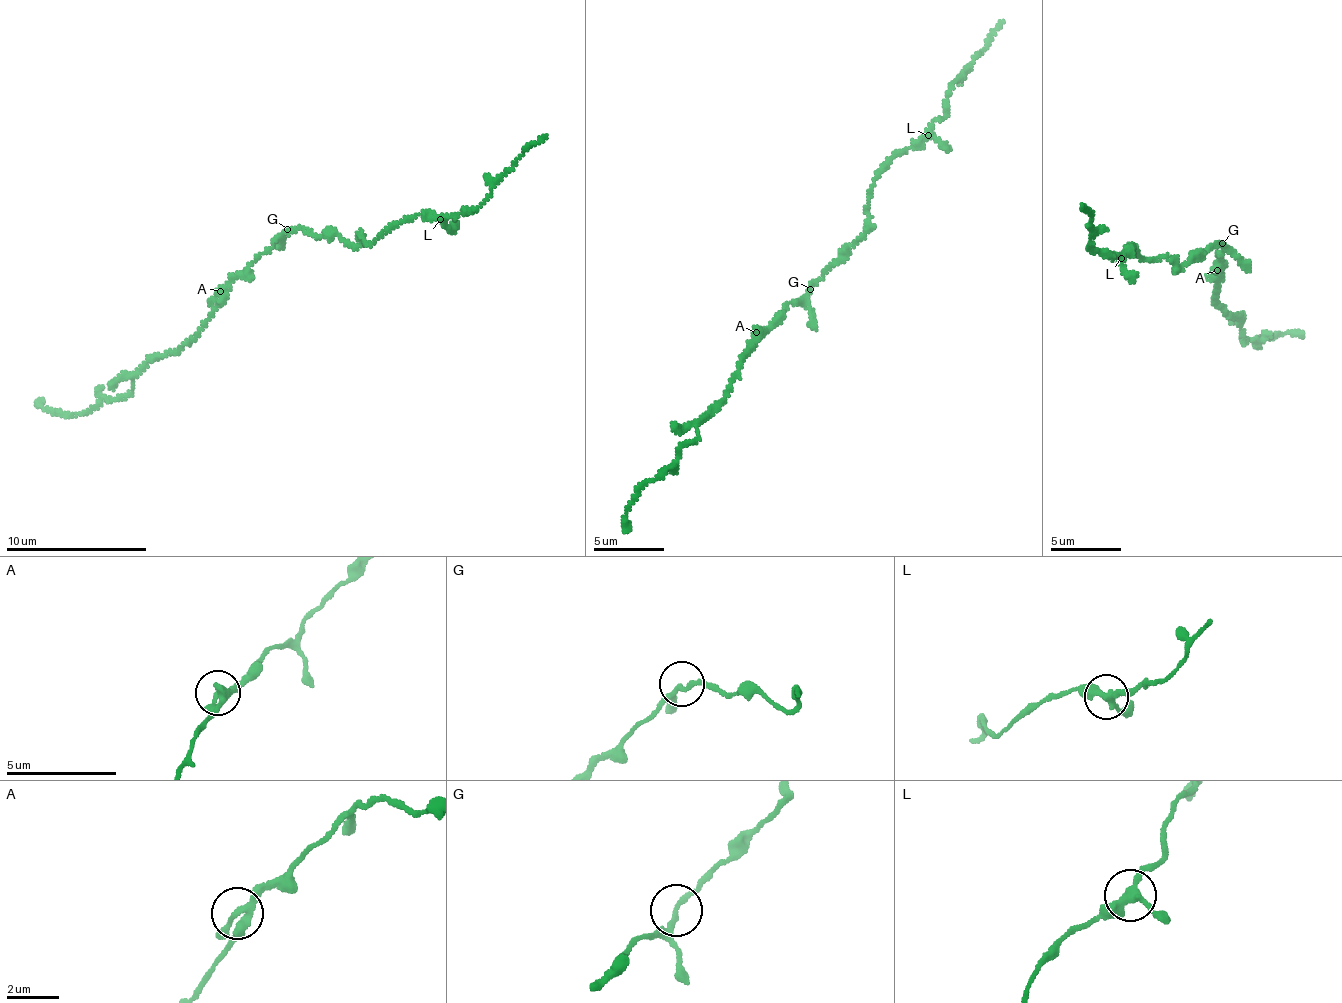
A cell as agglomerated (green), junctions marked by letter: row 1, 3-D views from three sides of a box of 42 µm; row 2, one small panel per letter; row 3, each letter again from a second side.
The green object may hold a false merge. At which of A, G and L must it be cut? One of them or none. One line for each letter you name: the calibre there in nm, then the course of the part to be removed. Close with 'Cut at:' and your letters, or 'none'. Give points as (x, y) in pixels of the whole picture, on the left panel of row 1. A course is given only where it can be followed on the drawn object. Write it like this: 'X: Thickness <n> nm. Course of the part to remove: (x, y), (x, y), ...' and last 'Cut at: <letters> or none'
Cut at: none

